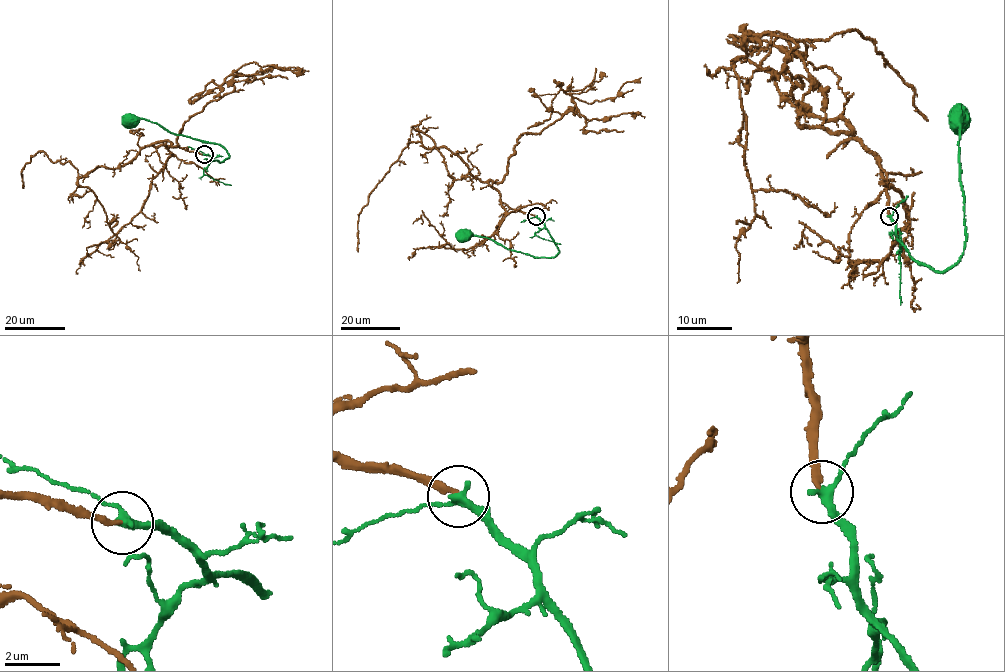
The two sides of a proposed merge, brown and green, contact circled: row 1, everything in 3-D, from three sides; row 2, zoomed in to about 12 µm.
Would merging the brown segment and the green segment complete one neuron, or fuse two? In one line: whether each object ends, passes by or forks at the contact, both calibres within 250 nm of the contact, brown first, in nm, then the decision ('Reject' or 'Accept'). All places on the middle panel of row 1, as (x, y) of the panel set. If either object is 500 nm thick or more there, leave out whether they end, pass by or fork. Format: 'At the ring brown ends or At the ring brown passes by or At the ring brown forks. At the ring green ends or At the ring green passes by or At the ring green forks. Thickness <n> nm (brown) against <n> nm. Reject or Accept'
At the ring brown ends. At the ring green passes by. Thickness 200 nm (brown) against 260 nm. Accept

